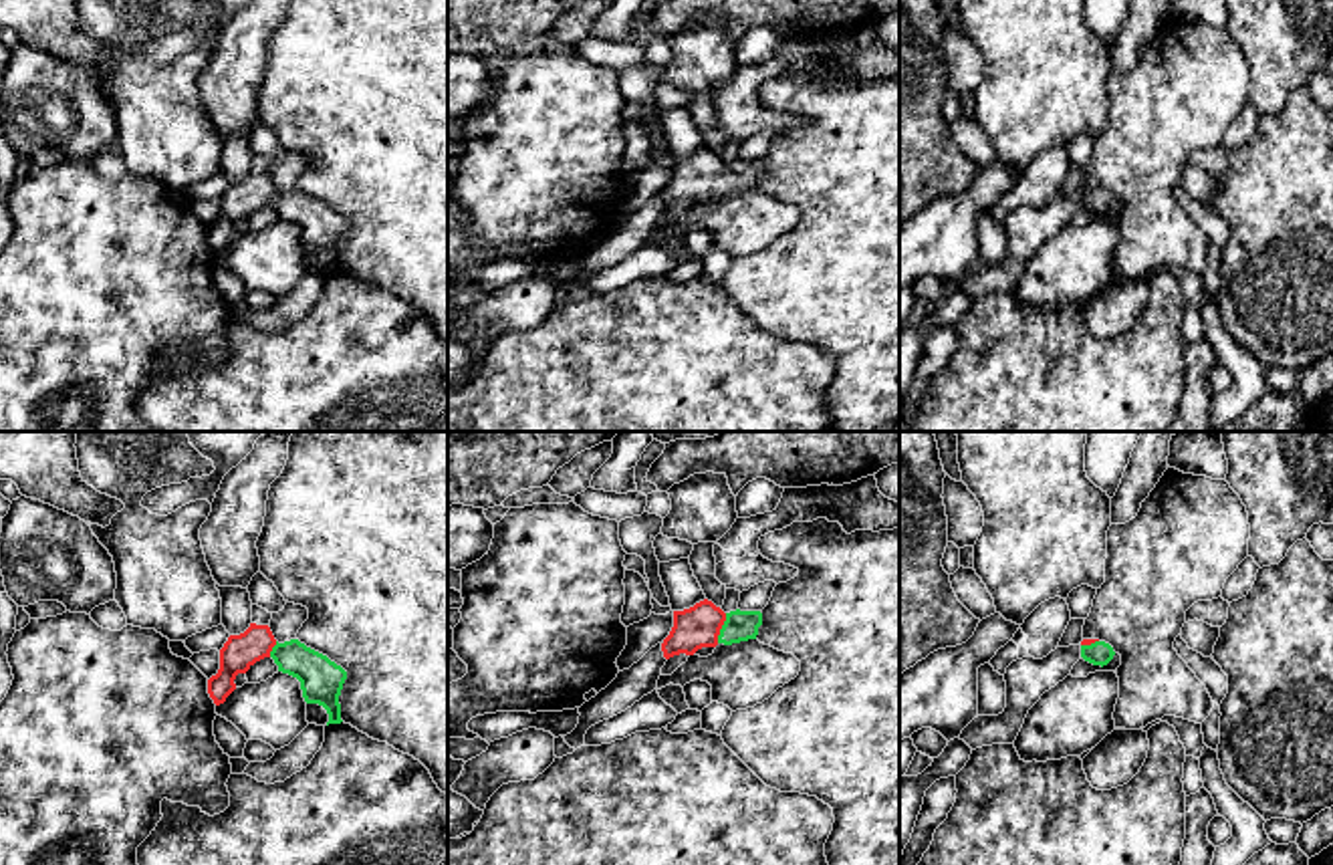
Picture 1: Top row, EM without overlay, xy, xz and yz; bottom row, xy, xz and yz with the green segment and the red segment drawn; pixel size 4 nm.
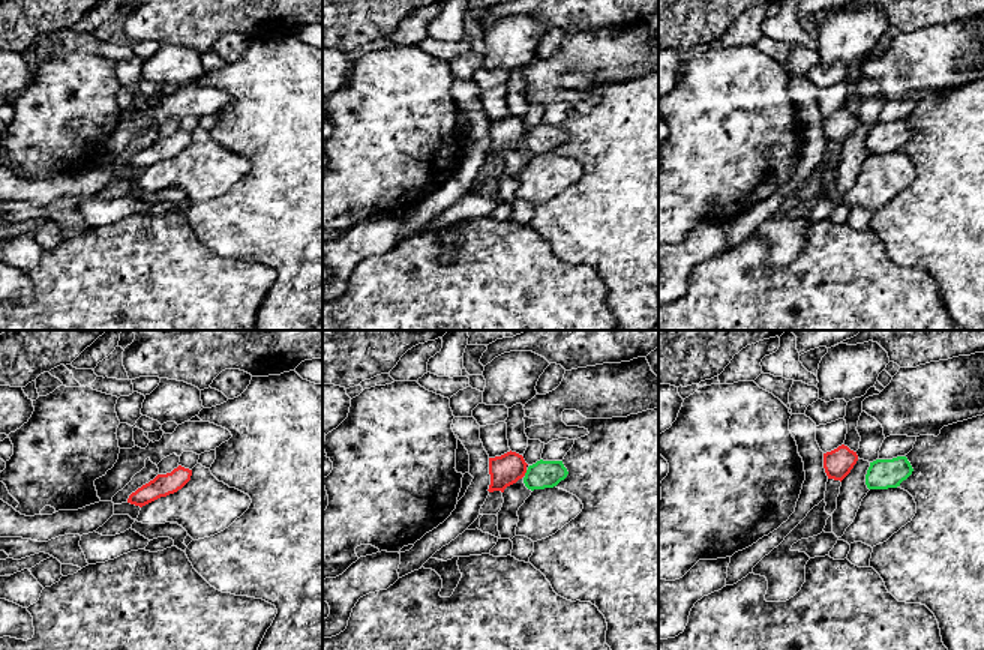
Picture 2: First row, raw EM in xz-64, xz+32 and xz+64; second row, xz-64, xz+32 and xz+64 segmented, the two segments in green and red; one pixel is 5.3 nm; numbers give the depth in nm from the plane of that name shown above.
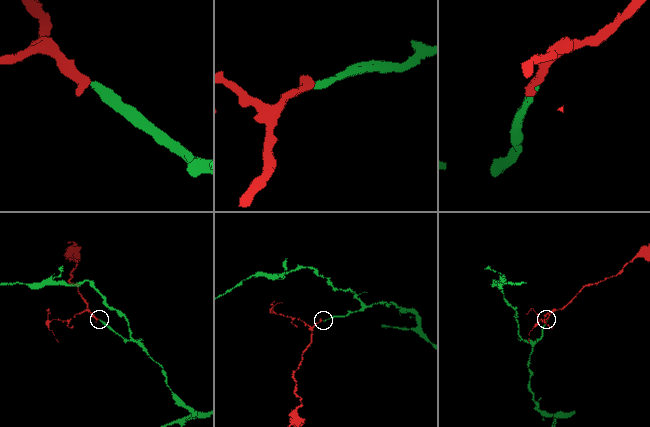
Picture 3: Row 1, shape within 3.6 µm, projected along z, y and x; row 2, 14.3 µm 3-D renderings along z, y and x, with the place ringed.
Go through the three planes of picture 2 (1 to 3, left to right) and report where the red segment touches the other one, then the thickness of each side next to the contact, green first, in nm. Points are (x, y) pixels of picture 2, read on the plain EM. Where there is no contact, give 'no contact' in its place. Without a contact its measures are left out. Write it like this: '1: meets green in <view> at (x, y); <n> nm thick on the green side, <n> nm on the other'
1: no contact
2: meets green in xz+32 at (525, 137); 150 nm thick on the green side, 170 nm on the other
3: no contact

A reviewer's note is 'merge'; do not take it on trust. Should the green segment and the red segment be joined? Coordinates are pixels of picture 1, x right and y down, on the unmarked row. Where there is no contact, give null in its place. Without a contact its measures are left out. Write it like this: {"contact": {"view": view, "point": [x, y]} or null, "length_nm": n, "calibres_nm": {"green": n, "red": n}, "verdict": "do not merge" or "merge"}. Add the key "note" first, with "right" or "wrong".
{"note": "right", "contact": {"view": "xz", "point": [722, 176]}, "length_nm": 130, "calibres_nm": {"green": 130, "red": 170}, "verdict": "merge"}

